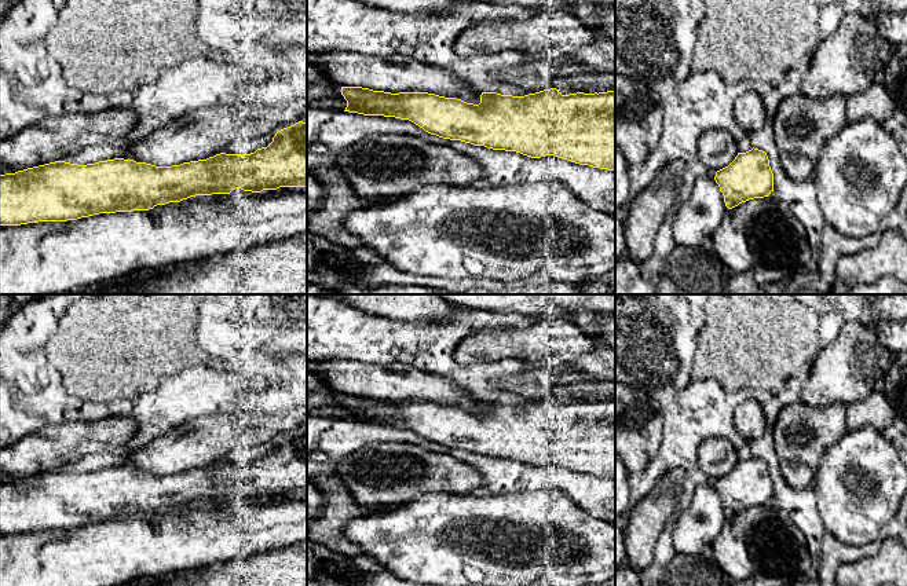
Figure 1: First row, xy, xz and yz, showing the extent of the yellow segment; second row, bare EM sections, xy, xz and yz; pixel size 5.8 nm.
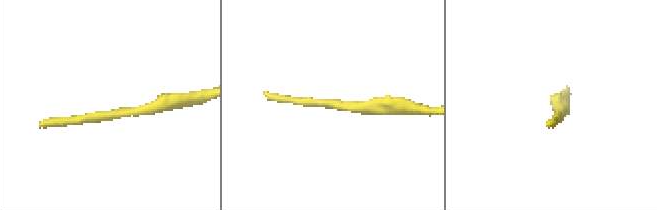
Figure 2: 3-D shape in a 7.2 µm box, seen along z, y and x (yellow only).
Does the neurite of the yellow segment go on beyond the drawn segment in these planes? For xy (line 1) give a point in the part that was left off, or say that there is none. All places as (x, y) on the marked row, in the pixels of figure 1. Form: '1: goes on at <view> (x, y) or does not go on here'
1: does not go on here

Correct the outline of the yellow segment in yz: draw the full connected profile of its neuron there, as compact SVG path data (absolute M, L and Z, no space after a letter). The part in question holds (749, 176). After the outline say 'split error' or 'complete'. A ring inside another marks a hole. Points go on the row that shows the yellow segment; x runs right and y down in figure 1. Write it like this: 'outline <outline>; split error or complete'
outline M754 147L738 153L728 166L716 172L714 180L728 209L749 199L768 197L773 191L773 173L768 155Z; complete

